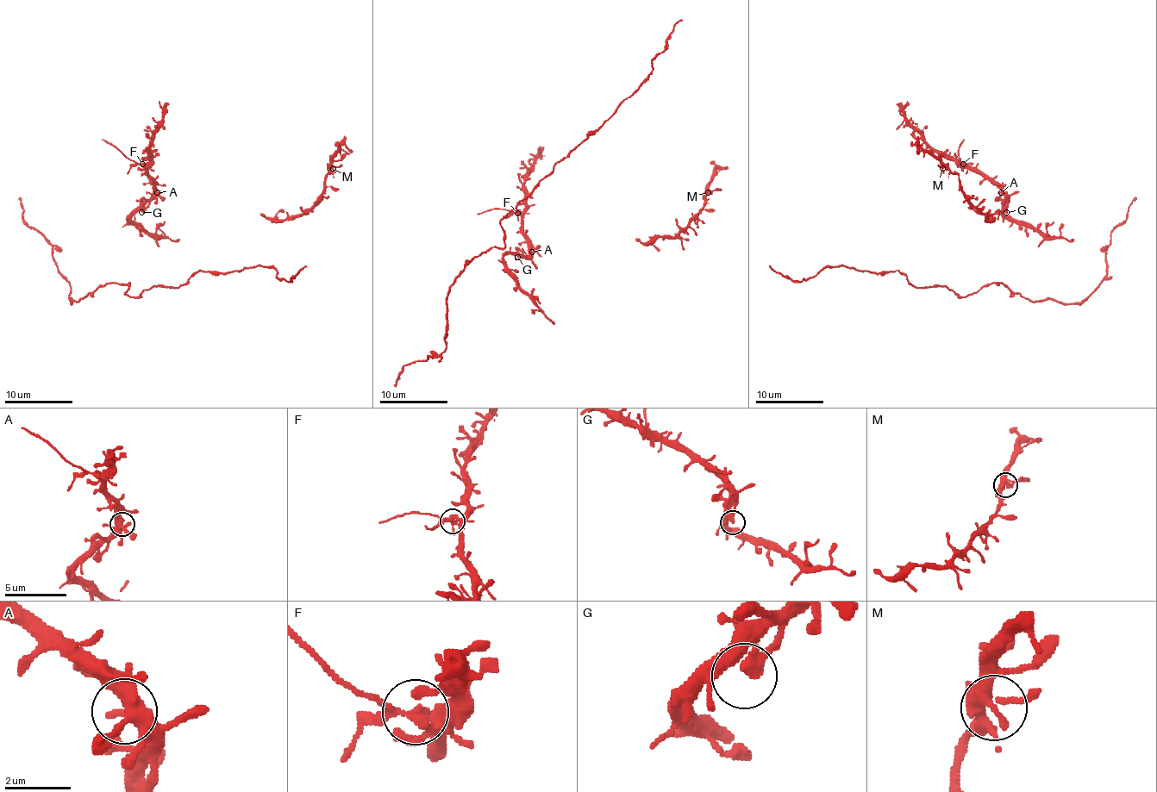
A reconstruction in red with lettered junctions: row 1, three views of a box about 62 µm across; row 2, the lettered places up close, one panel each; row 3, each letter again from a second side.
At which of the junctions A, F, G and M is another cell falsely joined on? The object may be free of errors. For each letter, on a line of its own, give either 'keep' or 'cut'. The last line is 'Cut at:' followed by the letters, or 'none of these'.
A: keep
F: cut
G: keep
M: keep
Cut at: F

